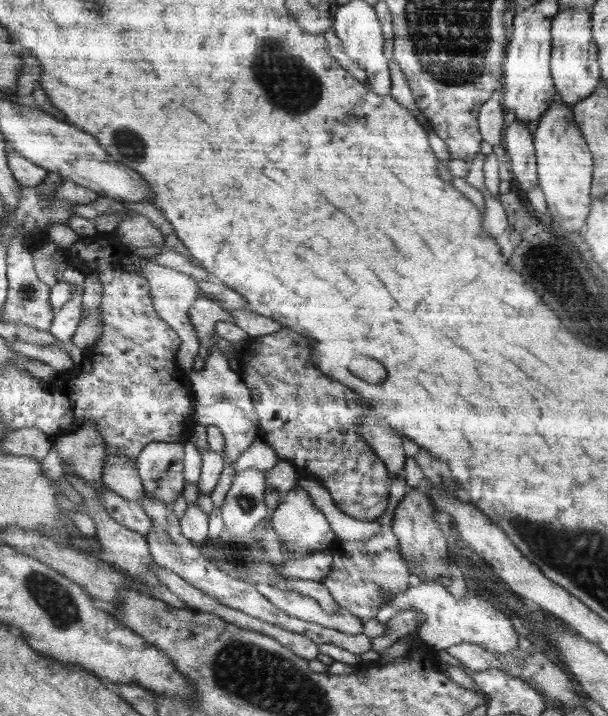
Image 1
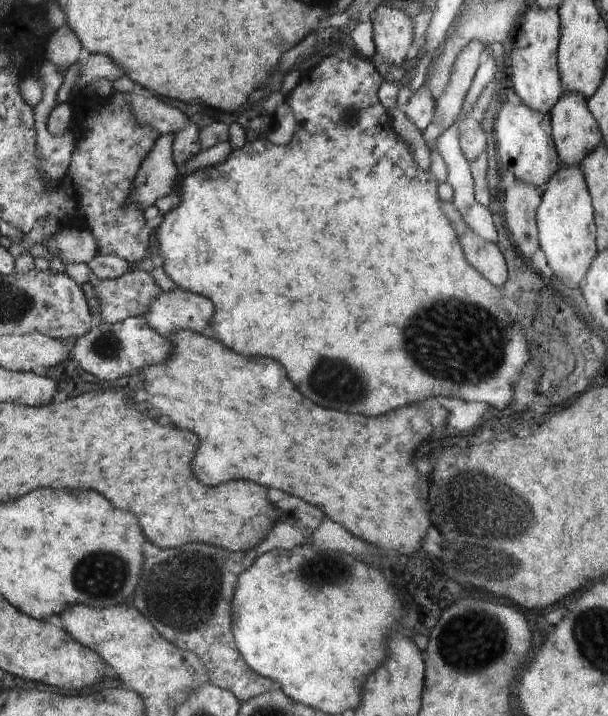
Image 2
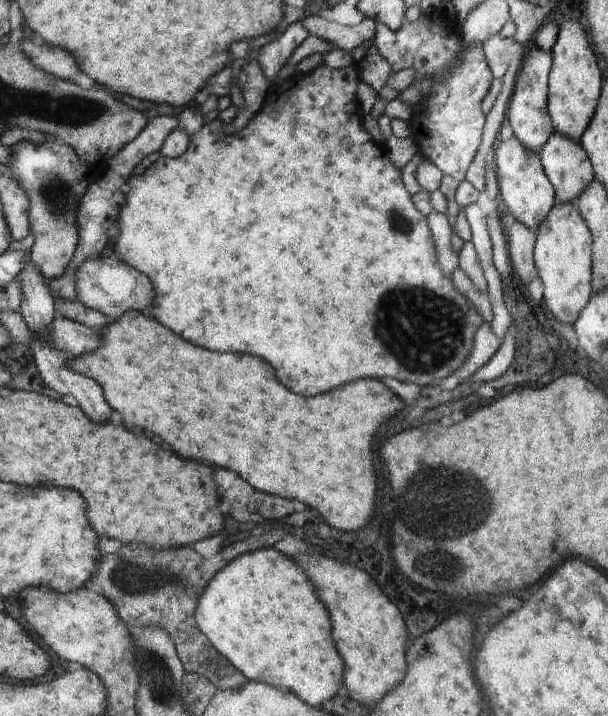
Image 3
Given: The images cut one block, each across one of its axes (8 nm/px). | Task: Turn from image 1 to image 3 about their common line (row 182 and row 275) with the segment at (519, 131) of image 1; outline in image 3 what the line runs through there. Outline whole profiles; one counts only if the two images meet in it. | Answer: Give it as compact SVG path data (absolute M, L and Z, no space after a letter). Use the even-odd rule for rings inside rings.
M514 221L508 229L508 238L507 251L512 269L516 270L523 284L528 287L532 280L538 279L538 269L533 257L537 235L523 222Z

